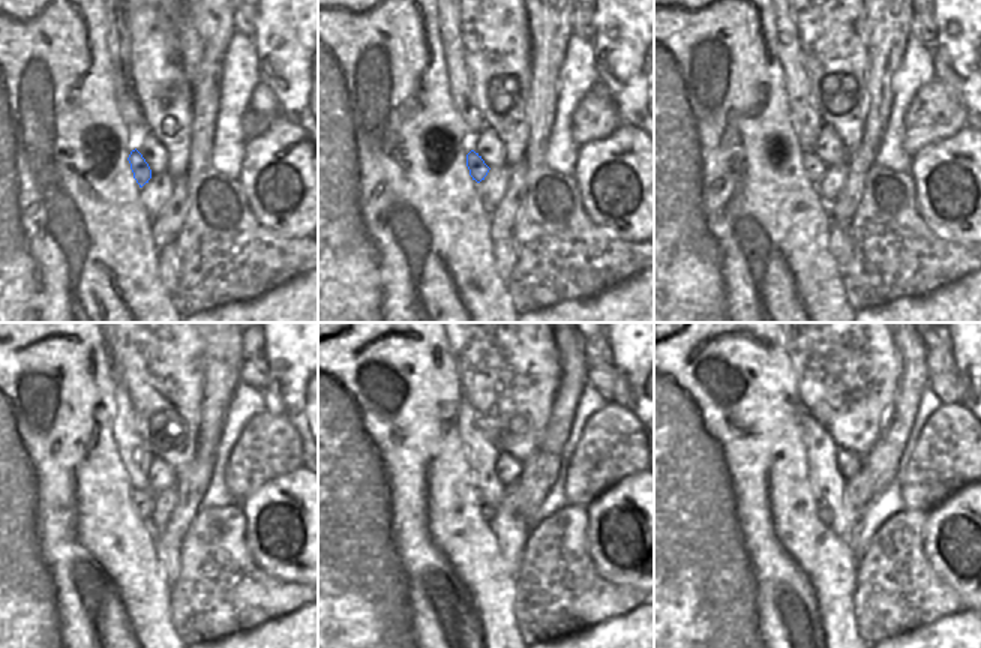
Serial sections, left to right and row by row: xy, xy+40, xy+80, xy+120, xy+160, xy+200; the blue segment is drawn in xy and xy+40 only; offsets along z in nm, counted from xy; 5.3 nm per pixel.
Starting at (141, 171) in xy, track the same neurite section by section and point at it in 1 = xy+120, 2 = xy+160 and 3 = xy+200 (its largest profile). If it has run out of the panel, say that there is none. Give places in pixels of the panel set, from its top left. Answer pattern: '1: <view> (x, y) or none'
1: xy+120 (143, 500)
2: xy+160 (489, 513)
3: xy+200 (825, 513)

